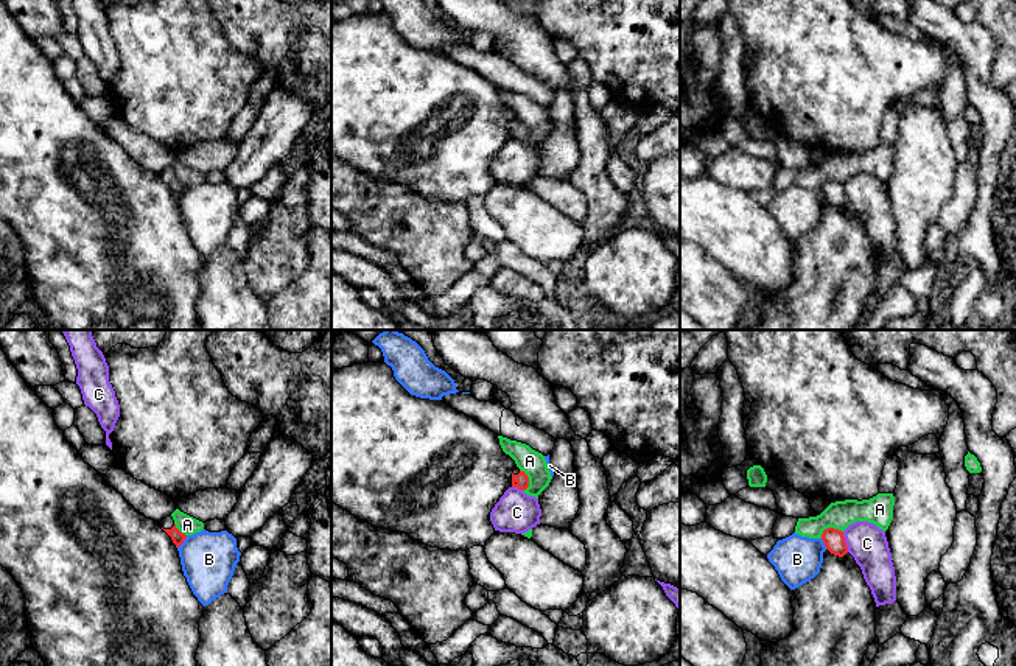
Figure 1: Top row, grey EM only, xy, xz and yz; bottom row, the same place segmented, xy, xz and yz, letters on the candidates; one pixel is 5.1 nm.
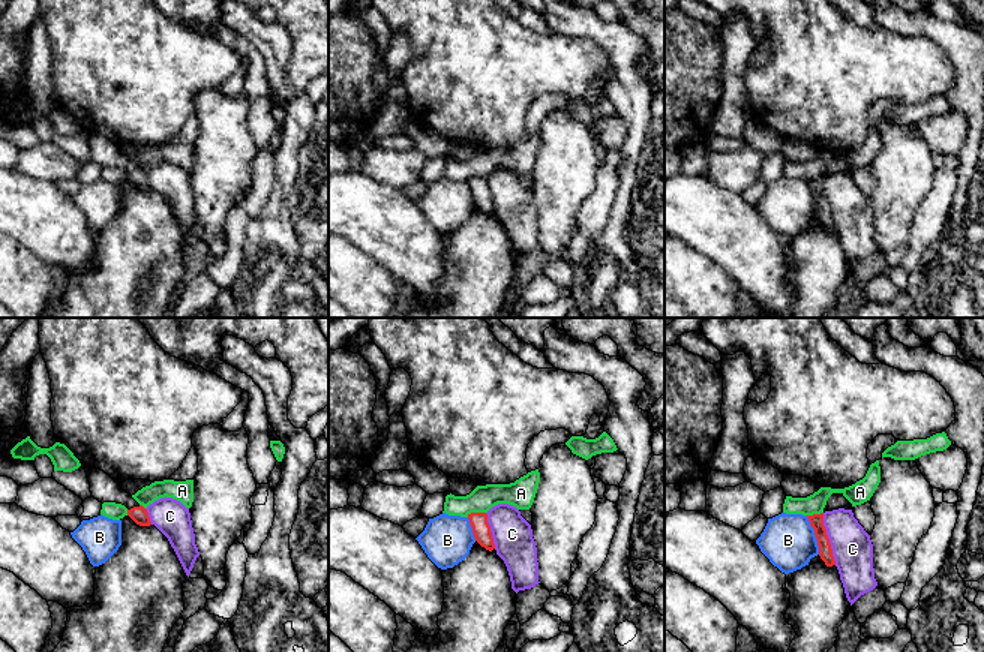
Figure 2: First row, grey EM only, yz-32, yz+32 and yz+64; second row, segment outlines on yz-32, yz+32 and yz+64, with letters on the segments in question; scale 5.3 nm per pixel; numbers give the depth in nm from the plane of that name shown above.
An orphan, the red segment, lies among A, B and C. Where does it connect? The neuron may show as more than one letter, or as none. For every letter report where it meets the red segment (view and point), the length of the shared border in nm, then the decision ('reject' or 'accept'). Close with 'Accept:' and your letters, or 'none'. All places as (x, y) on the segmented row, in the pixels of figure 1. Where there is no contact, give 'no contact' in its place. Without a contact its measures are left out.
A: contact yz (830, 528); length 120 nm; reject
B: contact xy (182, 542); length 90 nm; reject
C: contact yz (844, 542); length 110 nm; reject
Accept: none

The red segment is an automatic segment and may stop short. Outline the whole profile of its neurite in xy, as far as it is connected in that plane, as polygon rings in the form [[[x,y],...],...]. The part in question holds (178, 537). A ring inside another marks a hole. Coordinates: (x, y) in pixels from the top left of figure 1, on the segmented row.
[[[171,515],[166,517],[166,518],[163,518],[159,524],[160,524],[160,526],[163,528],[163,531],[171,537],[173,543],[176,545],[176,548],[180,546],[180,545],[184,543],[184,540],[187,538],[187,535],[182,534],[182,532],[176,528],[174,520],[173,520]]]

